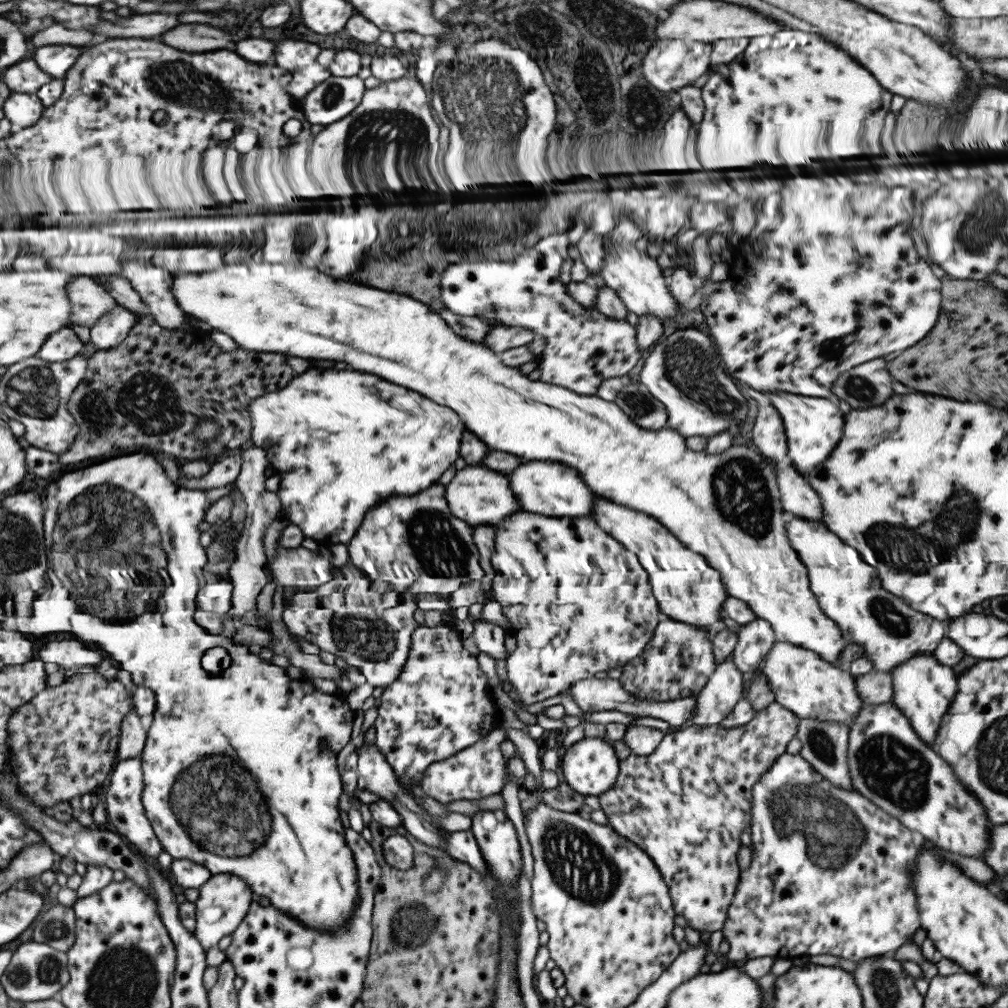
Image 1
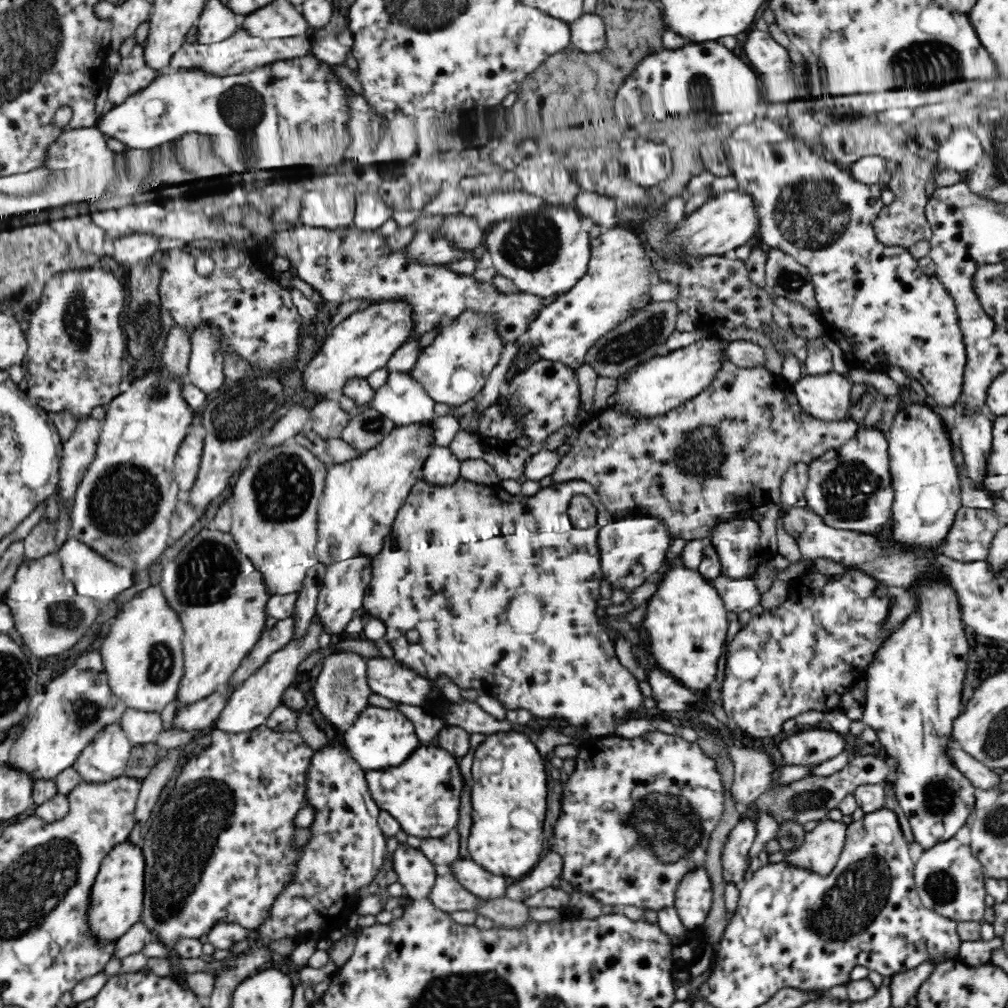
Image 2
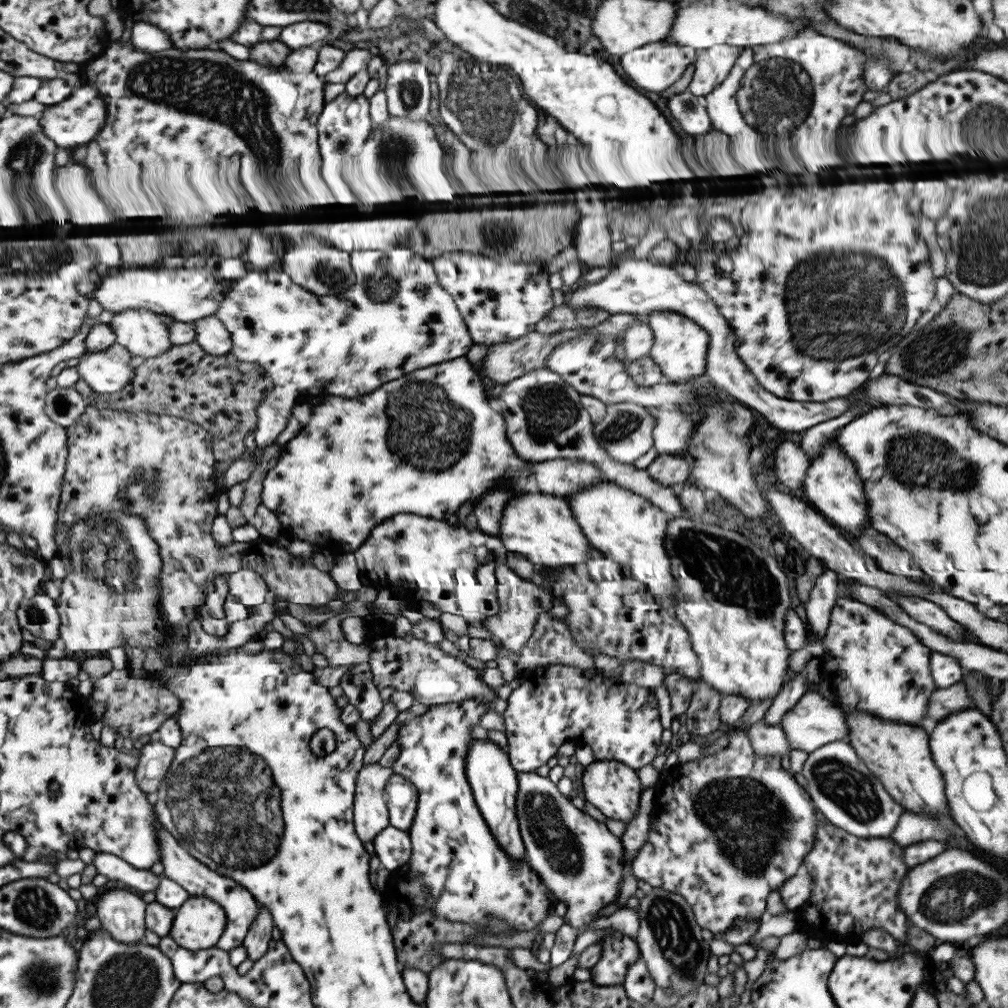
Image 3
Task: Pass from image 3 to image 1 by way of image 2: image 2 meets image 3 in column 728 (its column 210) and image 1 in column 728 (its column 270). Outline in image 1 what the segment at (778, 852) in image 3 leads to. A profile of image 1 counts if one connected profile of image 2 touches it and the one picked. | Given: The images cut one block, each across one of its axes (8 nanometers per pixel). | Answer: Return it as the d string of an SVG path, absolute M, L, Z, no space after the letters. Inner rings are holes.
M771 702L762 710L755 713L755 716L742 726L736 728L723 729L719 725L713 726L688 726L678 728L678 730L670 734L664 734L664 738L659 742L659 745L653 754L647 756L637 756L629 754L627 758L619 760L619 774L617 774L616 782L613 782L611 788L605 790L598 796L598 803L603 814L608 818L608 825L616 832L617 835L629 840L633 845L643 850L645 854L654 862L657 870L660 872L663 882L668 886L668 895L672 902L672 909L676 915L681 915L693 930L697 932L715 932L721 930L724 920L726 919L726 910L733 898L737 881L739 878L738 864L736 863L736 854L741 846L739 836L743 830L747 830L750 825L750 786L755 784L761 774L765 774L765 770L772 766L774 760L785 753L789 740L794 738L797 732L797 722L793 712L789 712L785 707Z

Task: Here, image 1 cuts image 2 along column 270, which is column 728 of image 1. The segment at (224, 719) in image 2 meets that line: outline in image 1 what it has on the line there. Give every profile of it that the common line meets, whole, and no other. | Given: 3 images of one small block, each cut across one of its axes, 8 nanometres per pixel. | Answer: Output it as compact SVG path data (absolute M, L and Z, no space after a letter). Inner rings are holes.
M729 653L723 662L715 665L707 682L695 695L693 717L689 719L689 723L682 725L682 728L719 725L723 718L731 714L733 707L741 699L741 684L741 673L733 664L732 653Z

